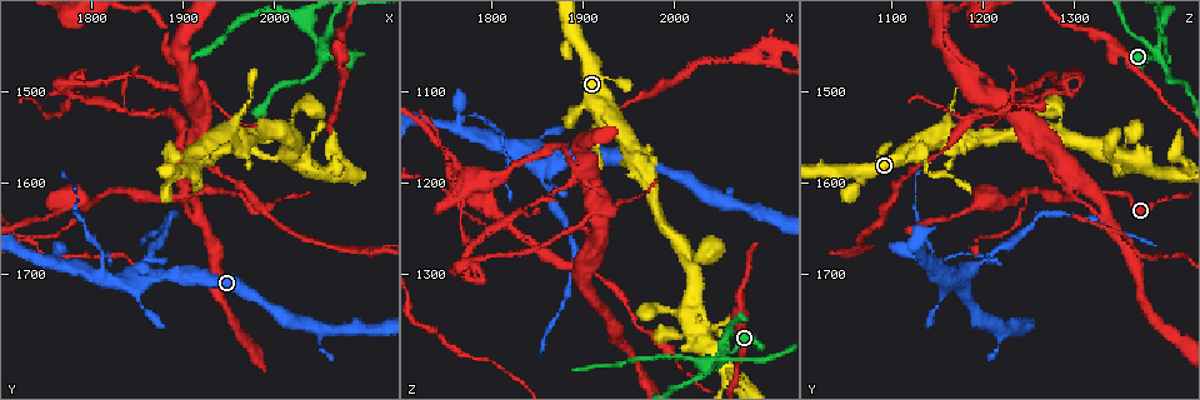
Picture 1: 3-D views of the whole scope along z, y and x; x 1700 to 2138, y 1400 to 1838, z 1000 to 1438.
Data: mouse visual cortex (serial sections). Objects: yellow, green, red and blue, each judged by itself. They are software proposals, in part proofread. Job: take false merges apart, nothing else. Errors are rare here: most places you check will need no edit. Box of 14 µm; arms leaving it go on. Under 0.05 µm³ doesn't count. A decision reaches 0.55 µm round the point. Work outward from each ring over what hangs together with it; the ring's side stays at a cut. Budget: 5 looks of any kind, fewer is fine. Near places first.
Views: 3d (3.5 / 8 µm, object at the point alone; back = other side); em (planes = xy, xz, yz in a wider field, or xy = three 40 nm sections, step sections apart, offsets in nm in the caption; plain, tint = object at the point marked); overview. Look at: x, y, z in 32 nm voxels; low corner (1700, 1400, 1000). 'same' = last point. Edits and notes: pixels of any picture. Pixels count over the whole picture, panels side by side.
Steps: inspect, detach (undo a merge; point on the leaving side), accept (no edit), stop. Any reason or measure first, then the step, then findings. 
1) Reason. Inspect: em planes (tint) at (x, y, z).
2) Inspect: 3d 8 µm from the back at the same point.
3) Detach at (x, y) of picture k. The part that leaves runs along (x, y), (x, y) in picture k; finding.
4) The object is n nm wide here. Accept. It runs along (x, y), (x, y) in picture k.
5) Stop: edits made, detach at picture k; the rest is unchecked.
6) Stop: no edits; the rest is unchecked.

Two arms in line, one across. Inspect: 3d 3.5 µm at (1815, 1700, 1150).

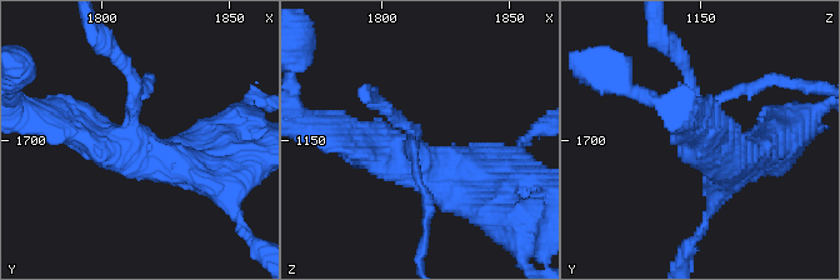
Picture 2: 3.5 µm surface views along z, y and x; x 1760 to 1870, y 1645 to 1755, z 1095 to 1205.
Inspect: em xy step 5 (tint) at (1812, 1696, 1153).

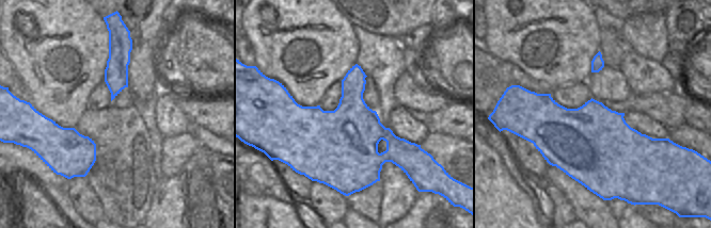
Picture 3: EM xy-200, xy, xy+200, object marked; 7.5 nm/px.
Accept. It runs along (476, 189), (330, 131) in picture 2; one cell here.

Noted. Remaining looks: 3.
Four or more arms meet. Inspect: 3d 8 µm at (1905, 1615, 1300).

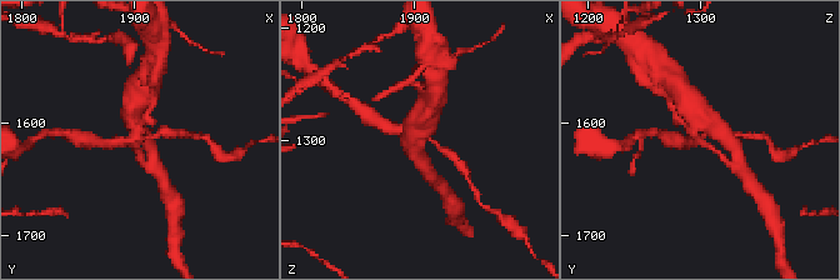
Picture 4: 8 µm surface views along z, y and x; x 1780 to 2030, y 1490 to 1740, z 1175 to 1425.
Inspect: 3d 3.5 µm at (1902, 1612, 1294).

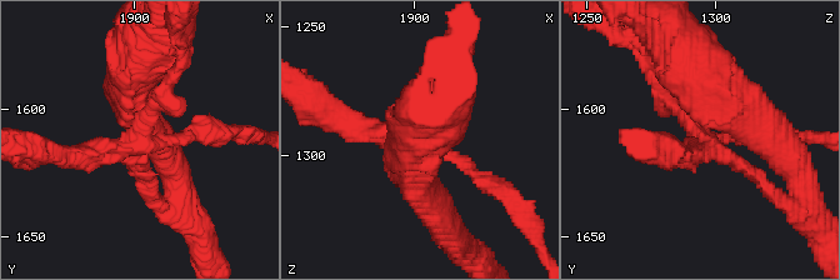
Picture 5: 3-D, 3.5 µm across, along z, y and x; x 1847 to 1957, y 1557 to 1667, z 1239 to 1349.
Now the EM. Inspect: em xy step 5 (tint) at (1903, 1611, 1296).

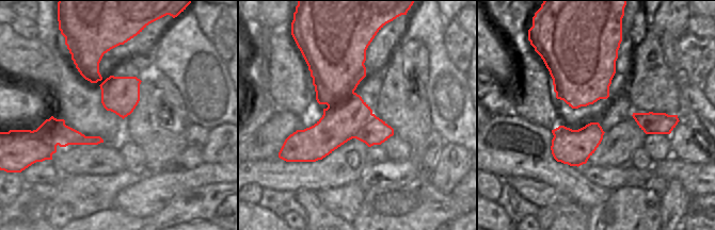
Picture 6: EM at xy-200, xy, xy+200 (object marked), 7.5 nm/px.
Detach at (149, 93) of picture 5. A border runs along (374, 114), (354, 137) in picture 6; two cells meet here.

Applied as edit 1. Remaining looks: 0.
Stop: edits made, detach at picture 5; the rest is unchecked.

